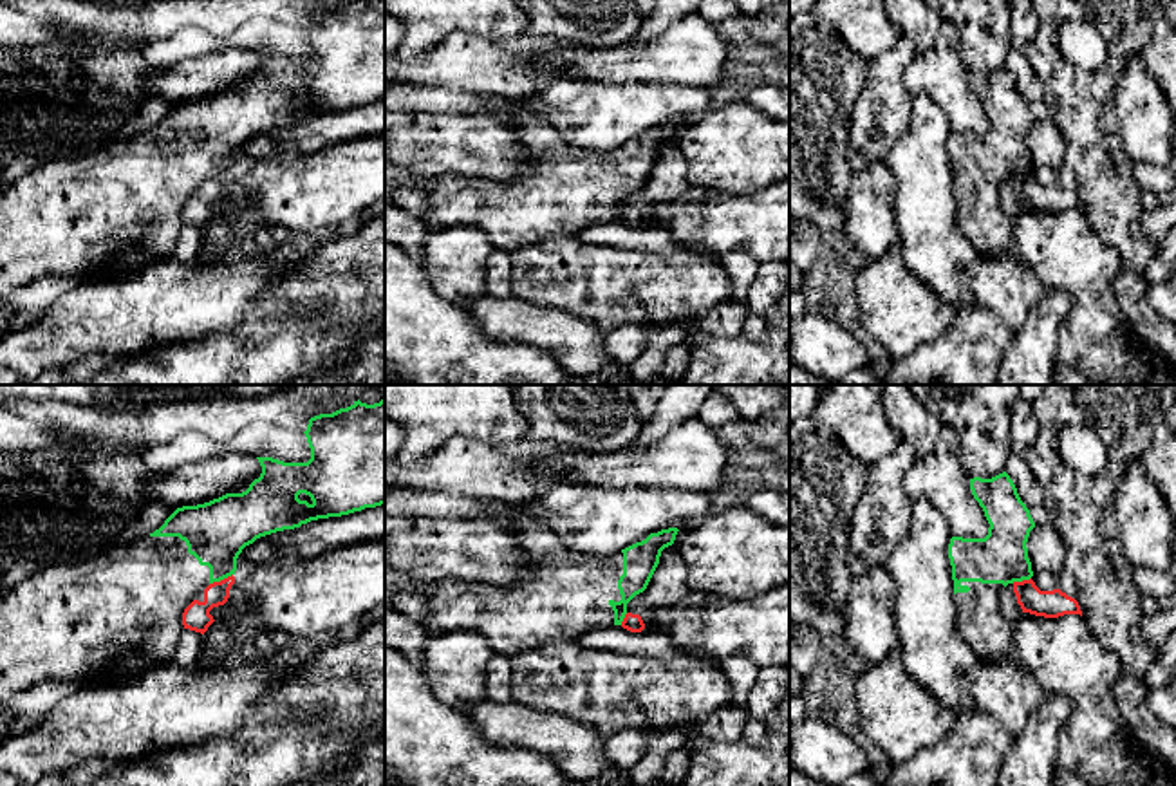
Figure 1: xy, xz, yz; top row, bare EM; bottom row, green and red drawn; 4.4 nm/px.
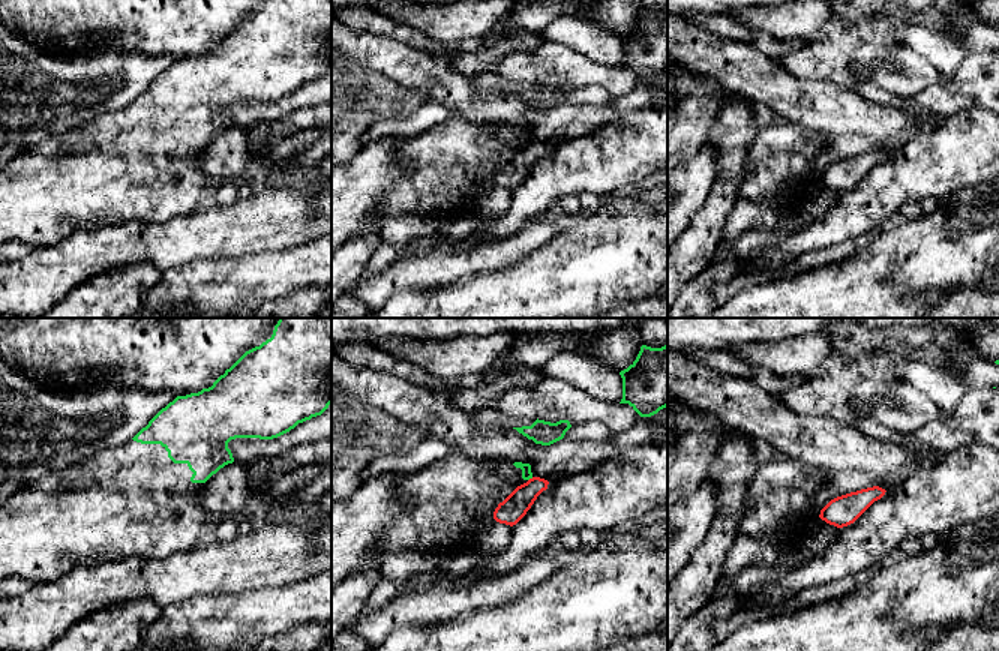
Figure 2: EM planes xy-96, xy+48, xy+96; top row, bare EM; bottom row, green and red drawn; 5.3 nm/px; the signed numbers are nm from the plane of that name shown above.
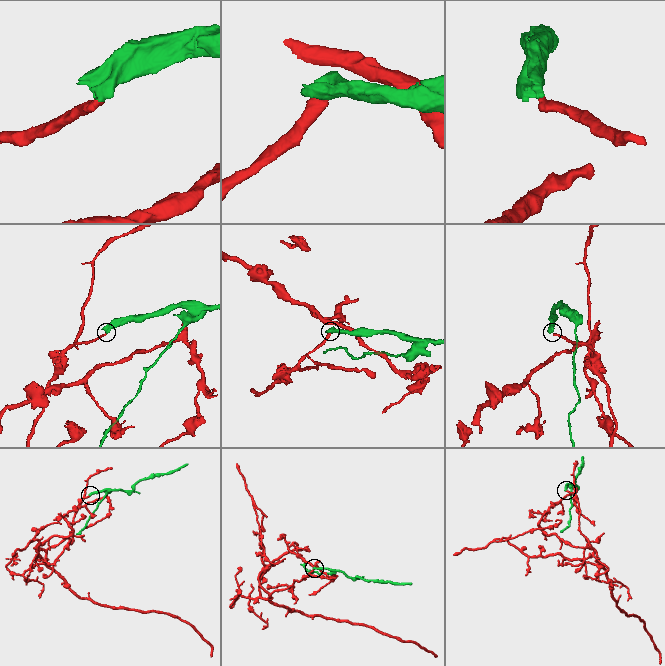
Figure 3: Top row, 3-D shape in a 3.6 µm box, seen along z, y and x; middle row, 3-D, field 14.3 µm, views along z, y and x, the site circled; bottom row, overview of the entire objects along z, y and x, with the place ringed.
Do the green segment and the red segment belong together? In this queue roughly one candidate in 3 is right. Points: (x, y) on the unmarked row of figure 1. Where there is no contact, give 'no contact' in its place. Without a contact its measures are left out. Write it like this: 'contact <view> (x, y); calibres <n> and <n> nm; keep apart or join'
contact xy (221, 174); calibres 280 and 120 nm; keep apart

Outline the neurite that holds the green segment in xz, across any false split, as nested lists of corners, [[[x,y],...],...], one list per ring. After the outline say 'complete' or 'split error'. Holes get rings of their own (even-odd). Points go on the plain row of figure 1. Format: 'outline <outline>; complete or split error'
outline [[[479,110],[497,117],[504,126],[517,132],[526,157],[533,168],[513,181],[470,179],[462,175],[443,175],[434,192],[426,193],[428,233],[473,226],[488,233],[495,249],[515,253],[531,244],[540,244],[551,237],[621,220],[627,199],[643,188],[659,159],[661,146],[674,139],[677,123],[650,128],[620,148],[609,152],[589,152],[565,143],[560,132],[535,114],[517,114],[513,110]]]; split error

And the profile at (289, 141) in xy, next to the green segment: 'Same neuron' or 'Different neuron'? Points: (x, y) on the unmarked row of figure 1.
Different neuron

